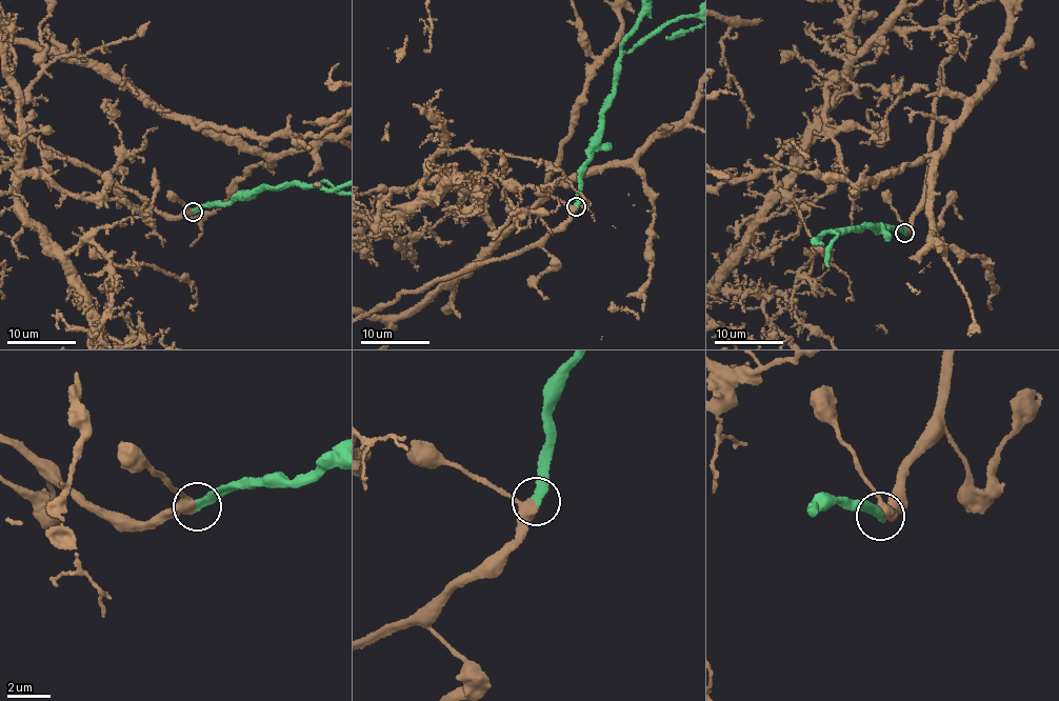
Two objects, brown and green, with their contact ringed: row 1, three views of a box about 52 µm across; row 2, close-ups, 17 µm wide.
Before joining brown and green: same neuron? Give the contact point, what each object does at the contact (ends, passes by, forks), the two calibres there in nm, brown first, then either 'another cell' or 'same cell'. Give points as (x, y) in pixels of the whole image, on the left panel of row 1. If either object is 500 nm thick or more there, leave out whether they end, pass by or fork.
at (193, 212); brown passes by; green ends there; 380 nm thick on the brown side, 320 nm on the other; same cell

